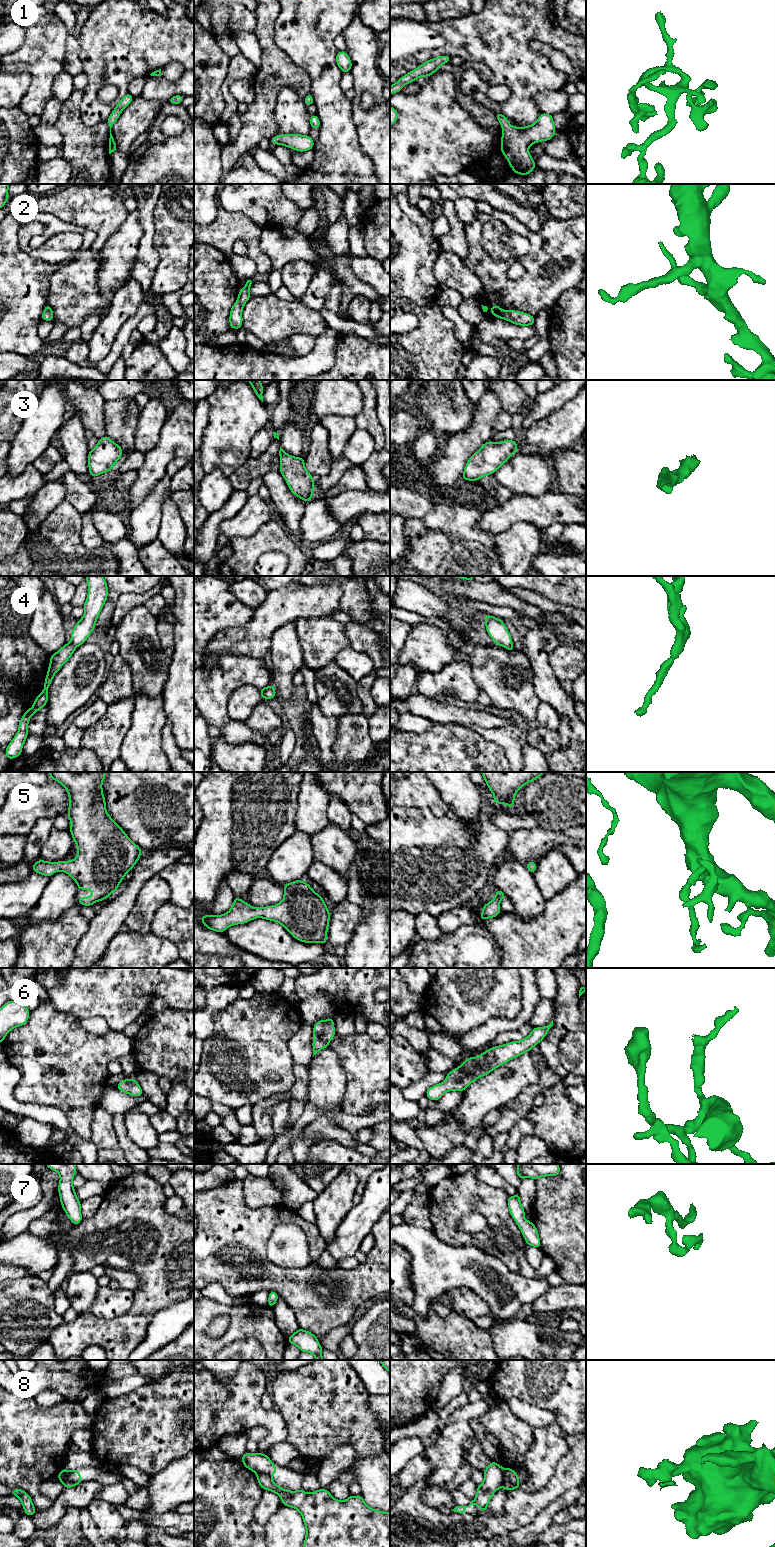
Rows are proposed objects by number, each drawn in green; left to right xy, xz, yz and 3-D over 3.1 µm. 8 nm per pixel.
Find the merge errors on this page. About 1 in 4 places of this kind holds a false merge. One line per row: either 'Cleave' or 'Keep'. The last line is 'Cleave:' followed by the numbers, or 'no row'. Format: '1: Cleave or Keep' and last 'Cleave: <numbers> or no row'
1: Keep
2: Keep
3: Keep
4: Keep
5: Keep
6: Keep
7: Keep
8: Cleave
Cleave: 8

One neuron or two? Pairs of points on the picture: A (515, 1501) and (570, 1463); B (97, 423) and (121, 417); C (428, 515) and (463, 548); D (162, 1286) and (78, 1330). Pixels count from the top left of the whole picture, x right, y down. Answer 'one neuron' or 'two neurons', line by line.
A: one neuron
B: two neurons
C: two neurons
D: one neuron

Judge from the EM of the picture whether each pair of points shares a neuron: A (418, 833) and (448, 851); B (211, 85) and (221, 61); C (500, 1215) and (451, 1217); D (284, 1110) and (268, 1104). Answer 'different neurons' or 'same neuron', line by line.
A: same neuron
B: same neuron
C: same neuron
D: different neurons

